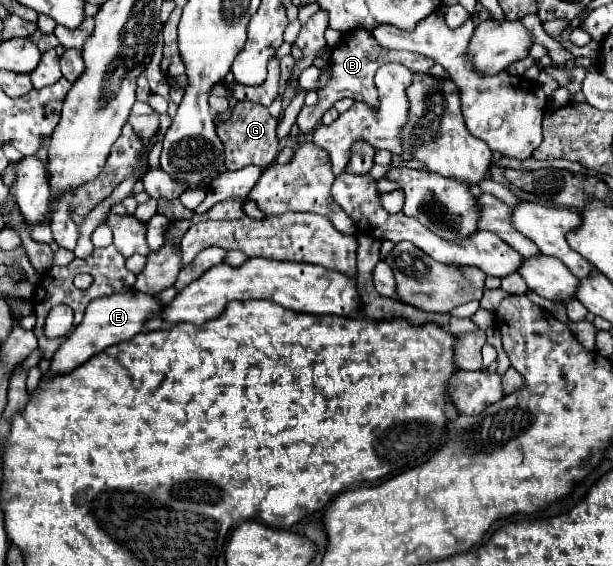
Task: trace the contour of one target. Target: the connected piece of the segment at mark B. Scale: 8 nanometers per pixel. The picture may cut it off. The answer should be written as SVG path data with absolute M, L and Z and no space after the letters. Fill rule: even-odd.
M356 29L348 39L344 37L338 47L334 47L332 51L332 79L330 83L320 91L320 99L314 107L302 109L298 113L296 125L300 127L302 133L312 133L316 129L316 123L320 123L322 115L334 105L334 101L344 99L344 97L352 97L356 101L364 101L368 105L376 105L376 85L374 85L374 73L380 65L384 65L386 61L398 61L406 67L410 67L412 71L422 71L428 73L430 67L434 65L432 59L420 55L420 53L406 53L406 51L386 51L382 47L376 45L374 37L366 31L366 29Z

